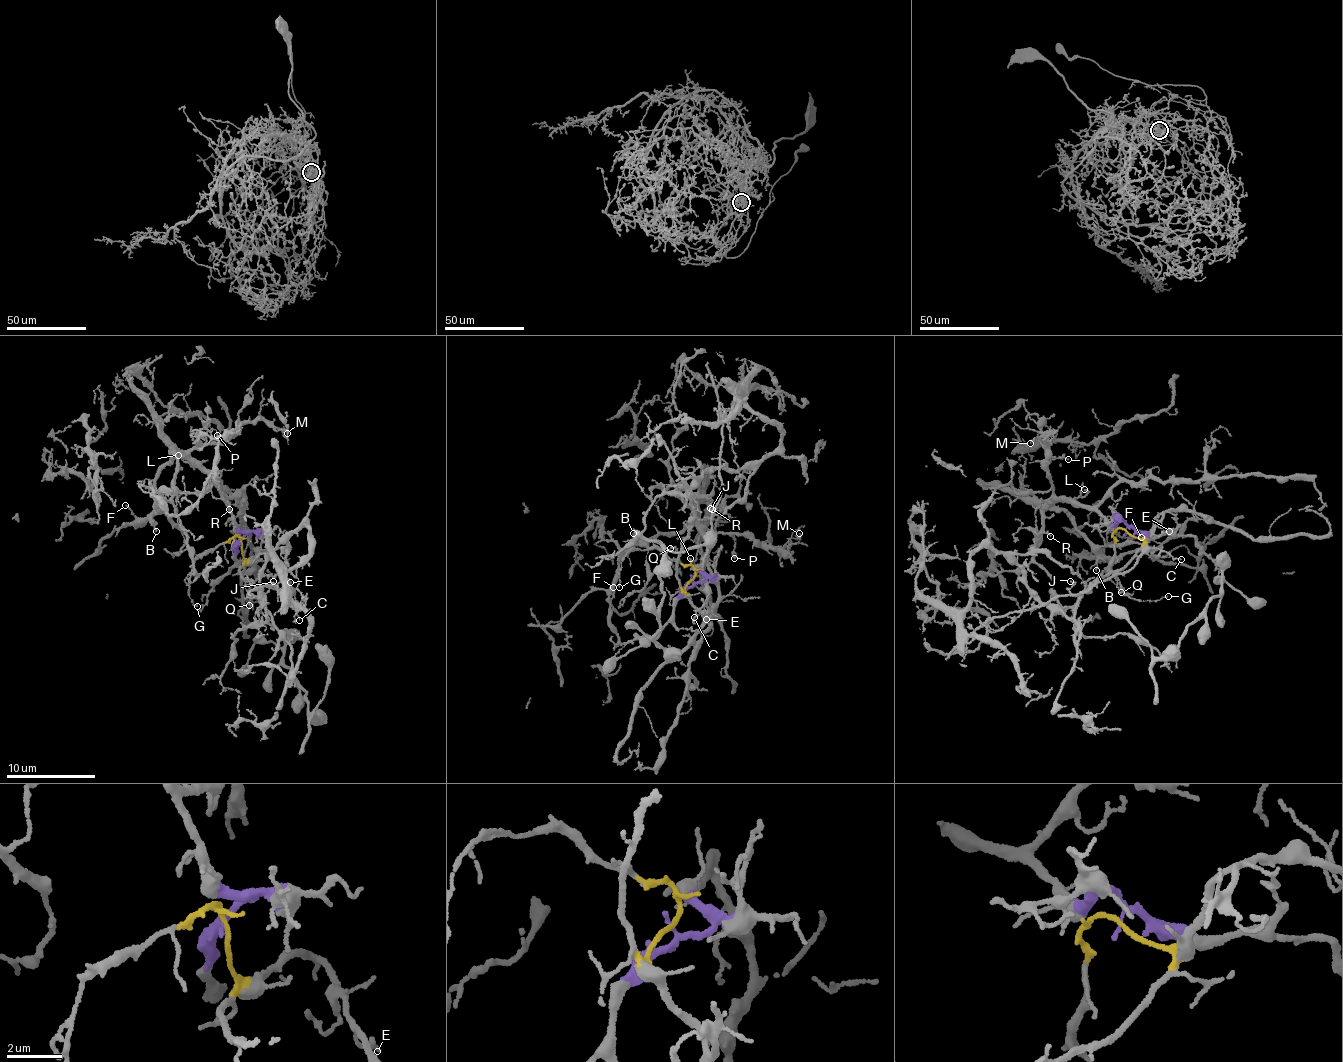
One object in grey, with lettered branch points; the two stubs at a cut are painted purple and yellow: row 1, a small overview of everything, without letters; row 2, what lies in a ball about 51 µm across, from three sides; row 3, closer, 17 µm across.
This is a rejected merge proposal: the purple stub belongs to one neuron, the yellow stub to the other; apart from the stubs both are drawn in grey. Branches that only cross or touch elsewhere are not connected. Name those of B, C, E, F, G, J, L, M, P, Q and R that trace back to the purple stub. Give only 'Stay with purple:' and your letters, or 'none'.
Stay with purple: B, F, L, M, P, R

